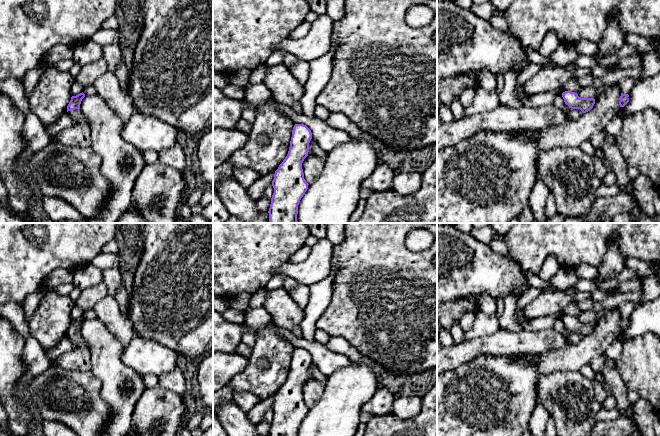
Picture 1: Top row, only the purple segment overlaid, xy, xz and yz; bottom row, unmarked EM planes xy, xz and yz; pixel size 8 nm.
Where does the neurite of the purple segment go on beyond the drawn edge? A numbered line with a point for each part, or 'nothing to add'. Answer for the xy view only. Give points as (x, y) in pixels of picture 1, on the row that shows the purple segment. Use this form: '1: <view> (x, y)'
1: xy (77, 115)

